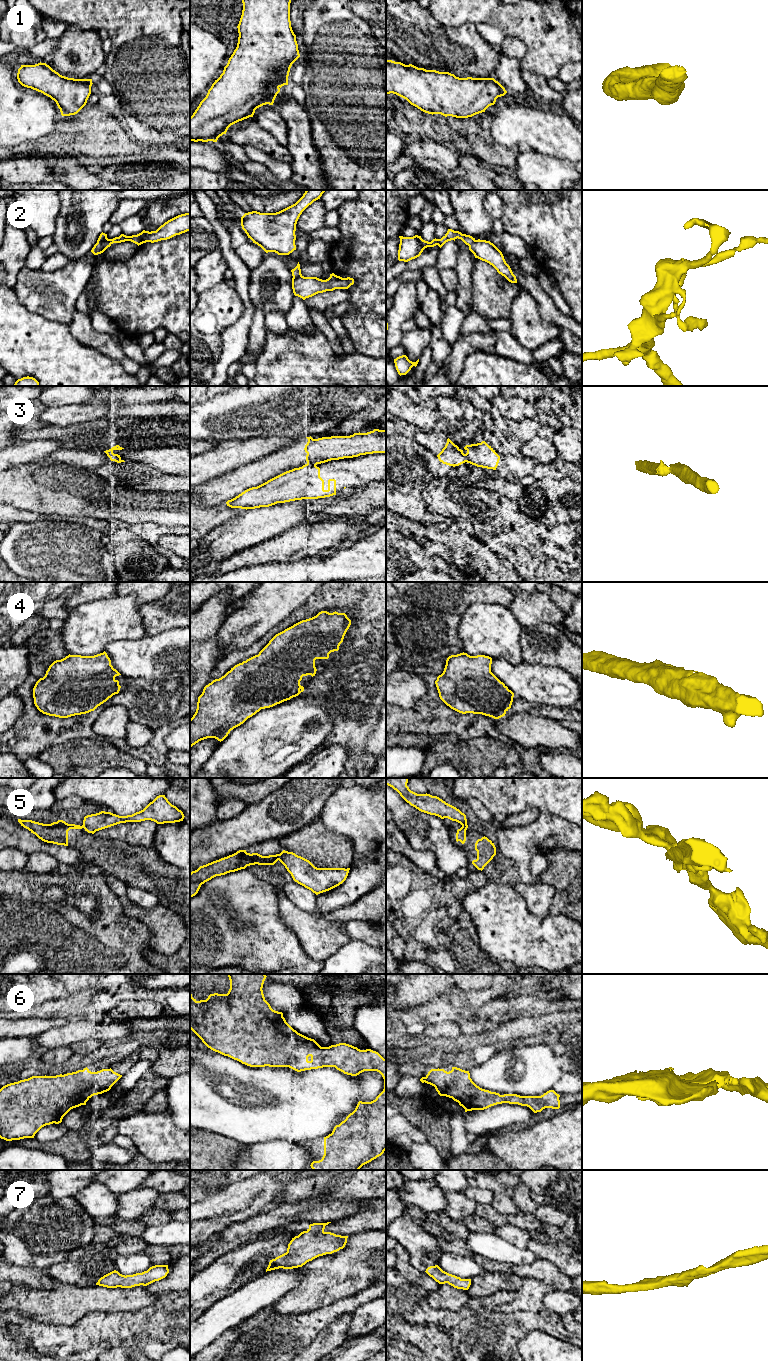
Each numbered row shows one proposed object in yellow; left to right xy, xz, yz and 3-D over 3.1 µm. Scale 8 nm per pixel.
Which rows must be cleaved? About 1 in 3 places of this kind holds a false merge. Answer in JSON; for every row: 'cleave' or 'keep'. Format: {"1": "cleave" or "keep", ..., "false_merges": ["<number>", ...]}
{"1": "keep", "2": "cleave", "3": "cleave", "4": "keep", "5": "cleave", "6": "keep", "7": "keep", "false_merges": ["2", "3", "5"]}

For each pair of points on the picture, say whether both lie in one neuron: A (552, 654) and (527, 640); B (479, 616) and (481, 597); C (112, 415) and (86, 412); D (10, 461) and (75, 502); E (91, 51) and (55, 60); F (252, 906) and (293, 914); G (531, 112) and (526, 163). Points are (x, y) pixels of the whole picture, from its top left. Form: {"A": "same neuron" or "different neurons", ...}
{"A": "same neuron", "B": "different neurons", "C": "different neurons", "D": "different neurons", "E": "same neuron", "F": "different neurons", "G": "different neurons"}

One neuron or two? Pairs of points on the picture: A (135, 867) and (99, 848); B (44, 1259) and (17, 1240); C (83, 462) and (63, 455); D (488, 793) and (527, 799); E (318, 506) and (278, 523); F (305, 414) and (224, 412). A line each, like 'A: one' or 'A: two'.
A: one
B: one
C: one
D: one
E: one
F: one

